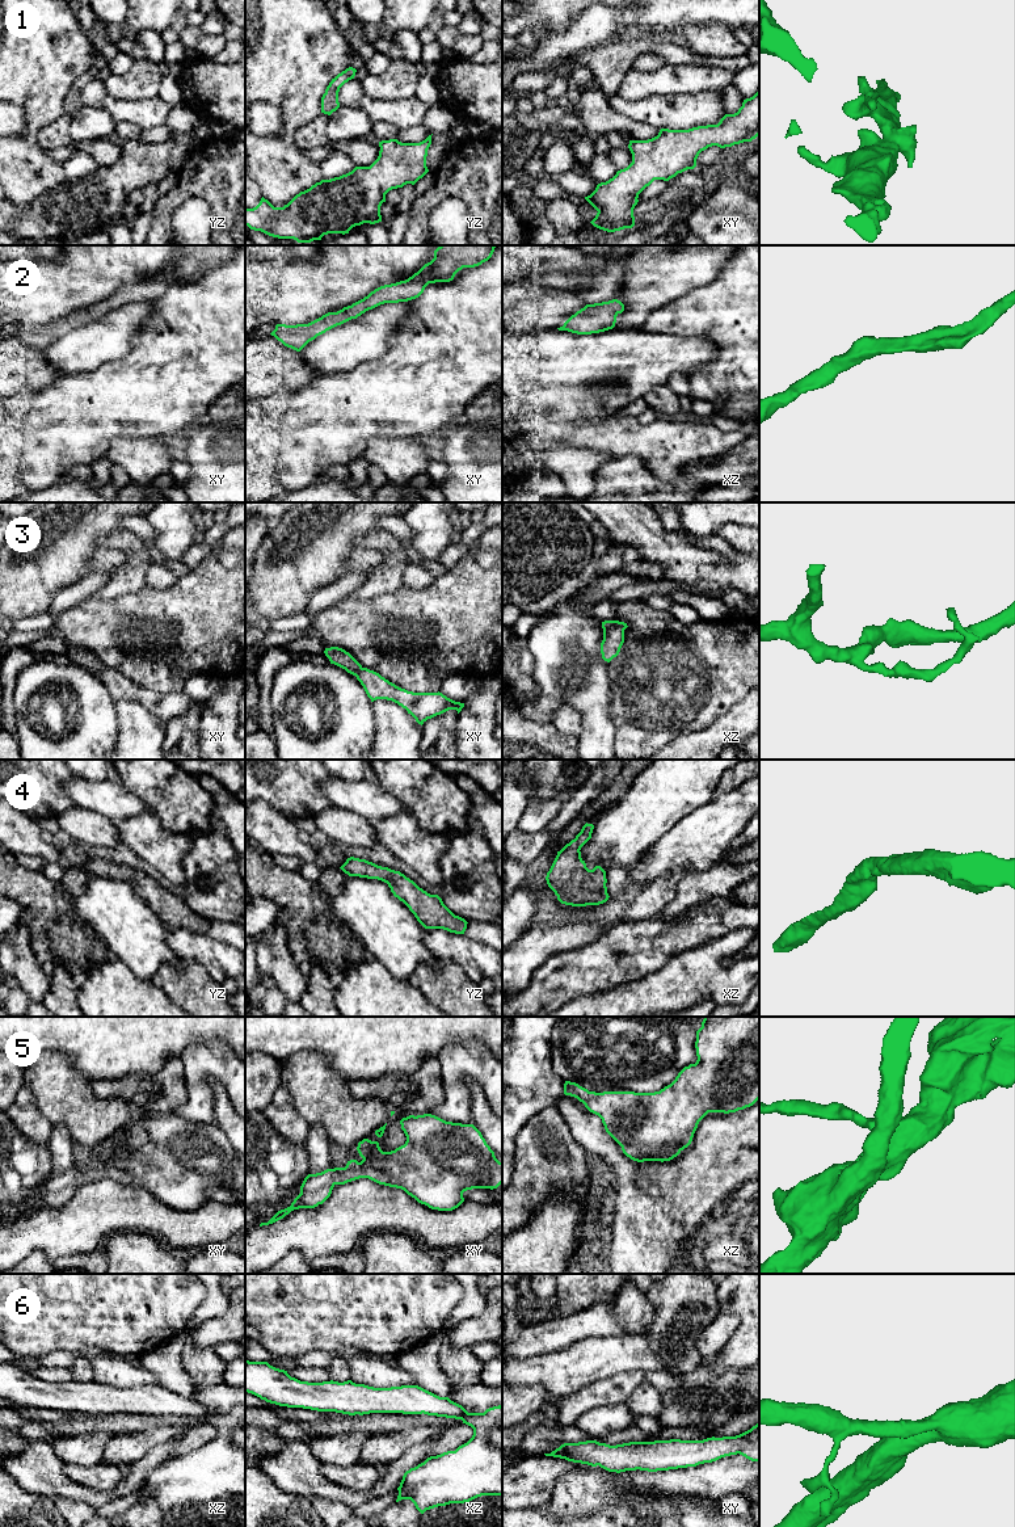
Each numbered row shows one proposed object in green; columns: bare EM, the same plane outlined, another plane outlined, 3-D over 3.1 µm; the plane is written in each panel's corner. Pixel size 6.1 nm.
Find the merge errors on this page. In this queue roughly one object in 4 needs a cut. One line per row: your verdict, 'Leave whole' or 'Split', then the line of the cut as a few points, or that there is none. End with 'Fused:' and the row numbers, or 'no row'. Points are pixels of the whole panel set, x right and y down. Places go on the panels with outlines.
1: Leave whole. No split
2: Leave whole. No split
3: Leave whole. No split
4: Leave whole. No split
5: Leave whole. No split
6: Leave whole. No split
Fused: no row

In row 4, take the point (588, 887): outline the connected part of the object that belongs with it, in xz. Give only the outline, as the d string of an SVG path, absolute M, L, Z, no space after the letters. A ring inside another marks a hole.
M585 824L581 832L567 844L547 872L548 887L561 904L572 906L599 905L608 900L606 871L601 866L586 867L581 847L591 838L594 825Z

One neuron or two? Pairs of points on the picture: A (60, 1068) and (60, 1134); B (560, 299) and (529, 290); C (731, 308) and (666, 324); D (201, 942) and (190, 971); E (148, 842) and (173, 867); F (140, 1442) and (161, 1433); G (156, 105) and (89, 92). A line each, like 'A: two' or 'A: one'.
A: two
B: one
C: one
D: two
E: one
F: one
G: one

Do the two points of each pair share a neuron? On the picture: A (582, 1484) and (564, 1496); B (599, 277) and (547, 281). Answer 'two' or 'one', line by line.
A: one
B: one

